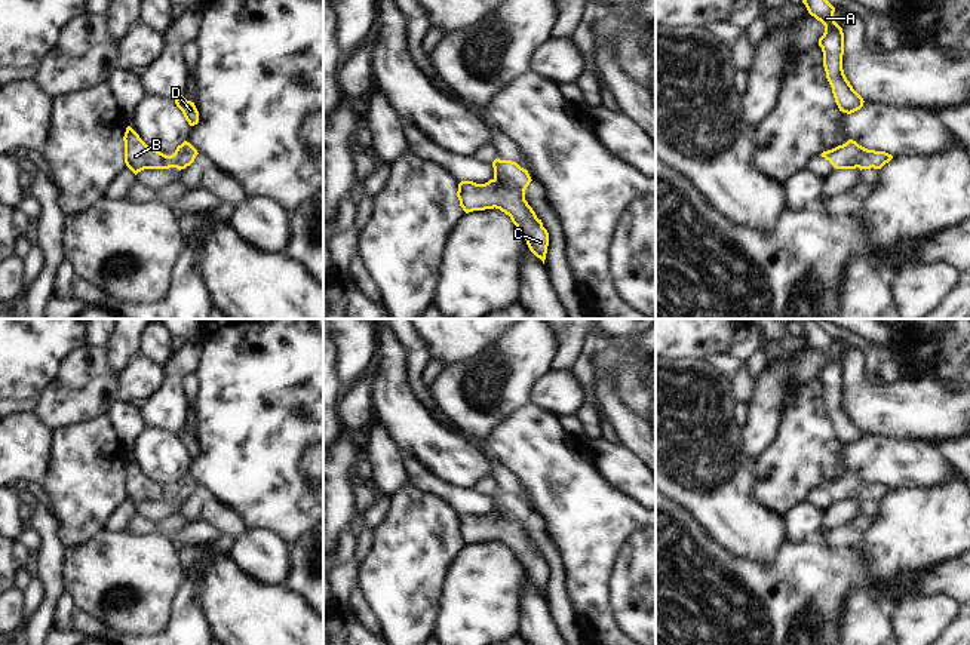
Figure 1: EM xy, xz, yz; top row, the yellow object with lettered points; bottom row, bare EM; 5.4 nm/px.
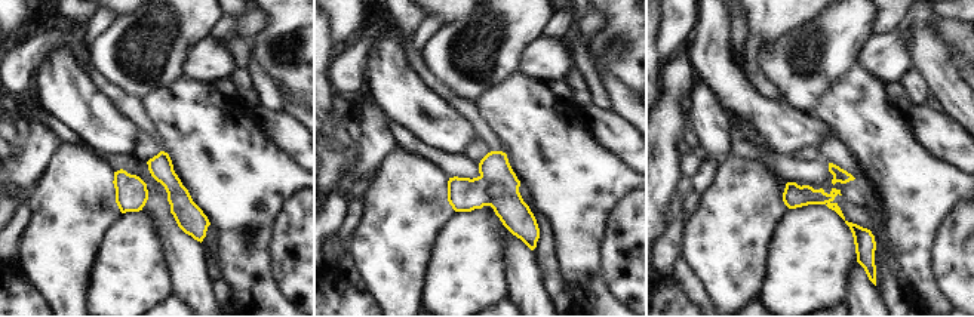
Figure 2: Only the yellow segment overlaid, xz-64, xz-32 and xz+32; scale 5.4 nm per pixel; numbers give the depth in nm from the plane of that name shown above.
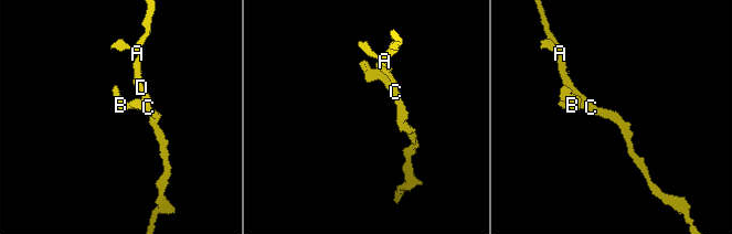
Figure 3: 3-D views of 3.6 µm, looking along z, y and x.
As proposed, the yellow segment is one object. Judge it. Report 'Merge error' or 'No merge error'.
No merge error.

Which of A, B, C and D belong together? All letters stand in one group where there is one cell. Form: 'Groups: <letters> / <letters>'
Groups: A B C D.

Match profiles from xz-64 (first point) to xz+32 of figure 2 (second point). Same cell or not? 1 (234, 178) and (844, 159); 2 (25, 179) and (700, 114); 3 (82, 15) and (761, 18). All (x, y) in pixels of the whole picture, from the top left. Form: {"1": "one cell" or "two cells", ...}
{"1": "two cells", "2": "one cell", "3": "two cells"}

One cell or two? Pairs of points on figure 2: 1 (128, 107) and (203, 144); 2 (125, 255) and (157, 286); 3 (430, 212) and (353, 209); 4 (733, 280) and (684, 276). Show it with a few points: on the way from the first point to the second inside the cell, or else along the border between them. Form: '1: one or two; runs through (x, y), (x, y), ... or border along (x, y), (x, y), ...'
1: two; border along (140, 98), (160, 141), (160, 147)
2: one; runs through (132, 262), (150, 280)
3: two; border along (362, 199), (362, 217), (347, 242)
4: two; border along (679, 255), (710, 301)

